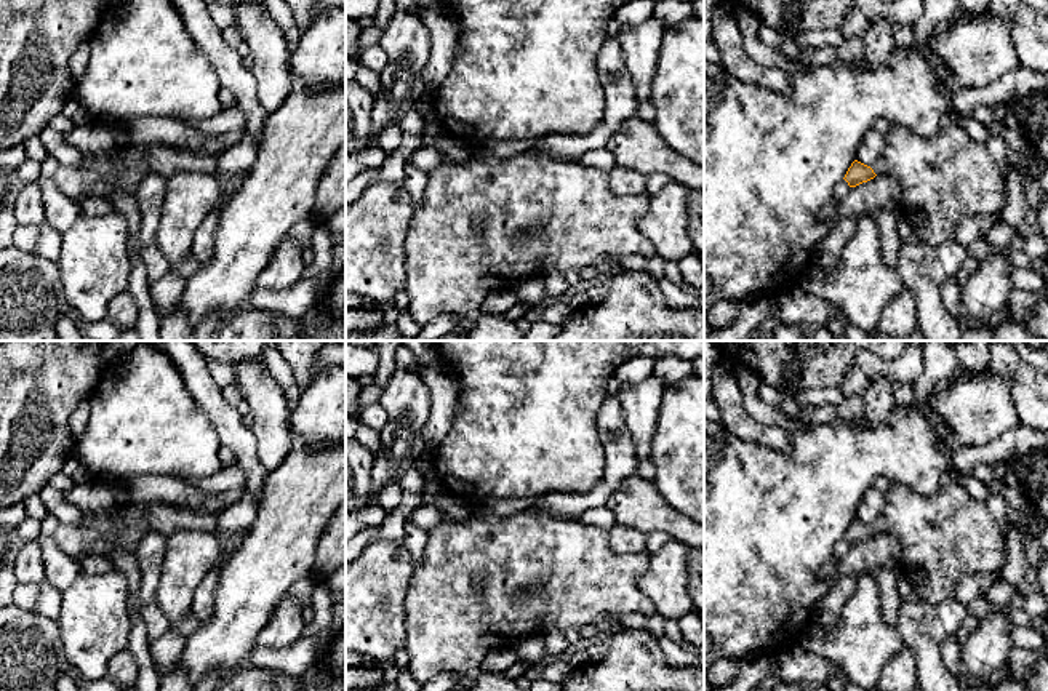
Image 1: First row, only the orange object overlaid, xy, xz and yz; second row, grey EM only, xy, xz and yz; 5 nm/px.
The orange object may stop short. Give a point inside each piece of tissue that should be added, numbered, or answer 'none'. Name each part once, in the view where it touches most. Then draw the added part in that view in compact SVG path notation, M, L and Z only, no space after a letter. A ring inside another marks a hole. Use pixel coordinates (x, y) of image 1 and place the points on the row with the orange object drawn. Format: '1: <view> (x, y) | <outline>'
1: yz (946, 178) | M950 115L934 136L920 136L893 123L885 136L883 155L870 165L877 176L891 176L901 186L901 214L928 246L955 240L957 226L971 216L1000 213L1006 184L989 149L970 138L957 115Z

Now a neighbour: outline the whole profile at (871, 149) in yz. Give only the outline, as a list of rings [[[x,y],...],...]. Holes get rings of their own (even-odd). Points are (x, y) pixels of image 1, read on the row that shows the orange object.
[[[870,128],[858,146],[856,160],[870,166],[883,155],[883,150],[885,136],[875,128]]]

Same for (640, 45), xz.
[[[654,16],[635,27],[621,27],[621,56],[632,77],[637,101],[650,102],[666,26]]]

